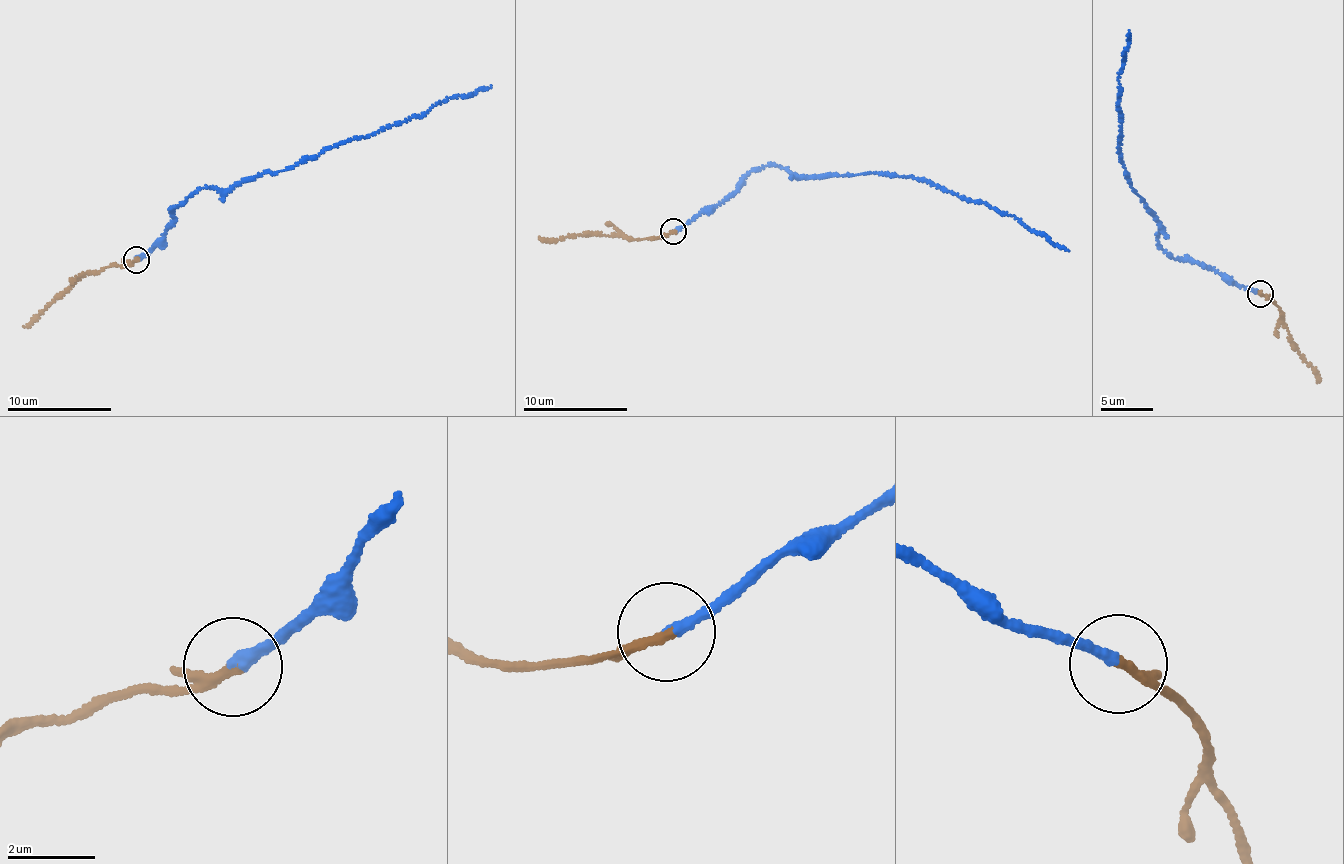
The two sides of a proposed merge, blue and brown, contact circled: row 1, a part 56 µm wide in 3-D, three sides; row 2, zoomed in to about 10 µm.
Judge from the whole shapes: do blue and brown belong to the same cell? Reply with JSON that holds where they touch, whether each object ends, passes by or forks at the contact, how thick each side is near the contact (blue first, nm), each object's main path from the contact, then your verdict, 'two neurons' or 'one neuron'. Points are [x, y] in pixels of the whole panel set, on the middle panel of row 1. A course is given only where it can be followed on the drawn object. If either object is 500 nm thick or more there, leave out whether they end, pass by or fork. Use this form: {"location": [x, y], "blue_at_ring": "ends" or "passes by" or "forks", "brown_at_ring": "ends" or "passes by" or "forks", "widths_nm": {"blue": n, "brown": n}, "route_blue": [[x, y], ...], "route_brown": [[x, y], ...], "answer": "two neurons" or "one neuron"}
{"location": [673, 231], "blue_at_ring": "ends", "brown_at_ring": "ends", "widths_nm": {"blue": 240, "brown": 240}, "route_blue": [[672, 230], [722, 202], [747, 174], [780, 165], [800, 177], [870, 172], [912, 175], [985, 202], [1069, 251]], "route_brown": [[672, 230], [651, 239], [539, 236]], "answer": "one neuron"}

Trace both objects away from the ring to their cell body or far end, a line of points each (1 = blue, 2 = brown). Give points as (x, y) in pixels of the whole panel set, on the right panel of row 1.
1: (1260, 294), (1214, 269), (1178, 259), (1156, 240), (1161, 227), (1132, 190), (1119, 161), (1116, 105), (1129, 30)
2: (1260, 294), (1275, 302), (1317, 382)

